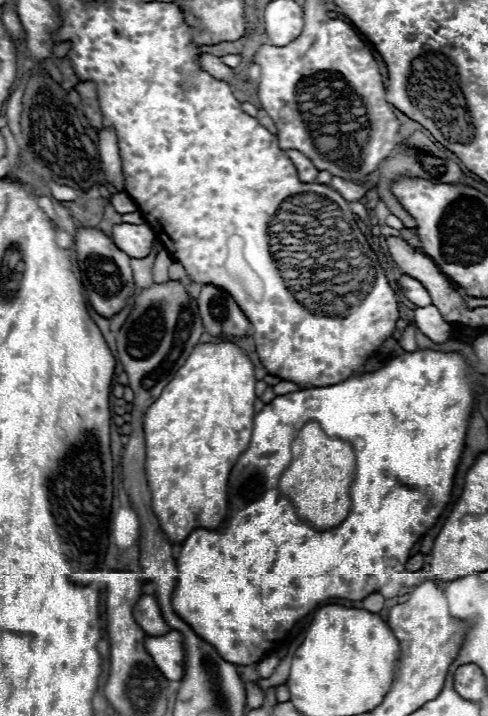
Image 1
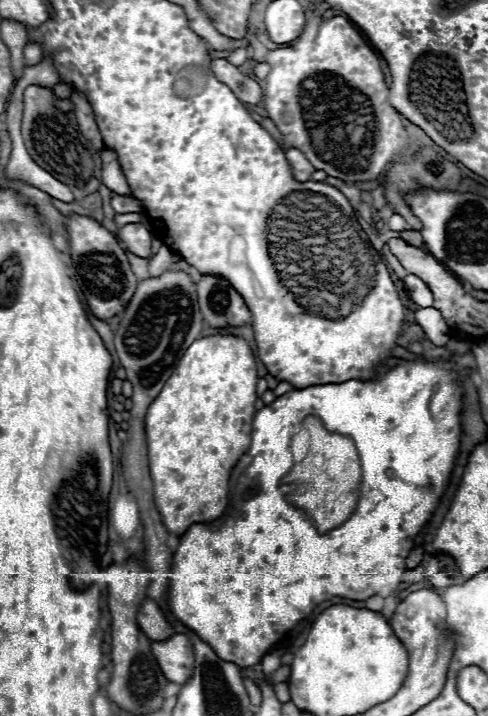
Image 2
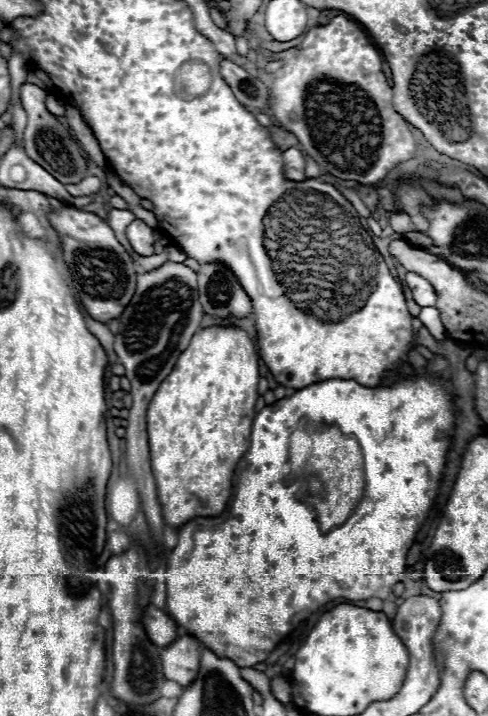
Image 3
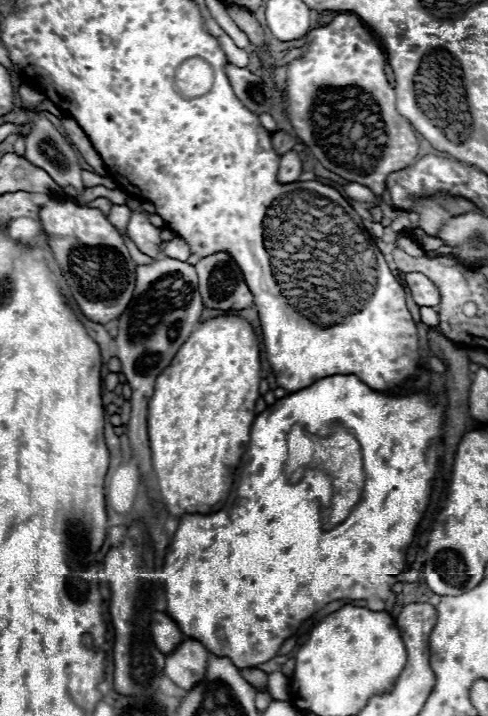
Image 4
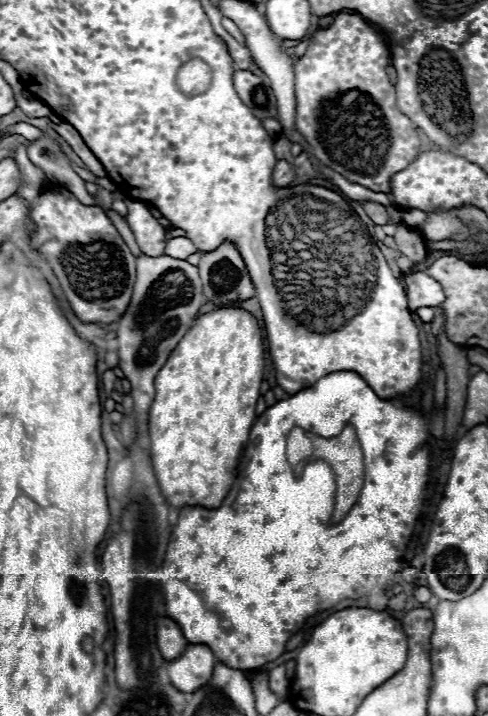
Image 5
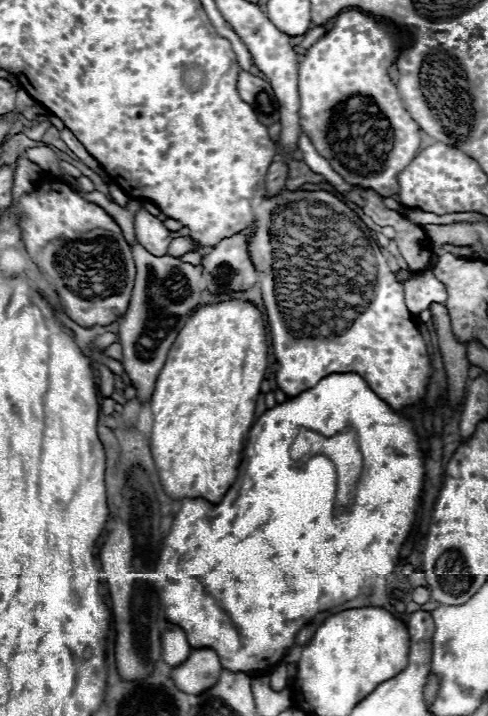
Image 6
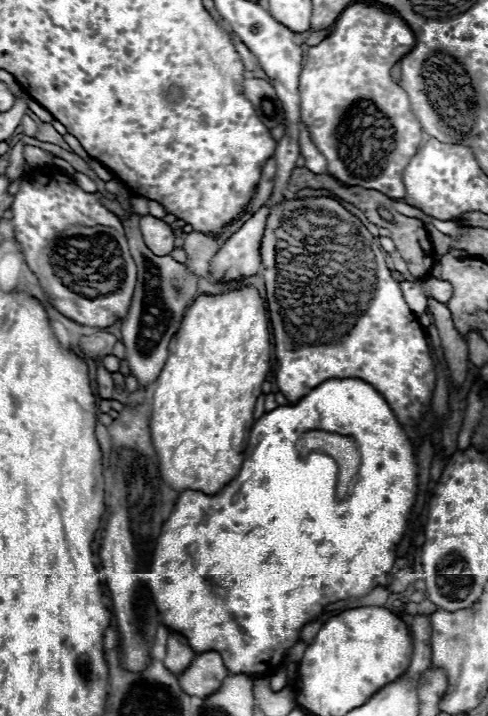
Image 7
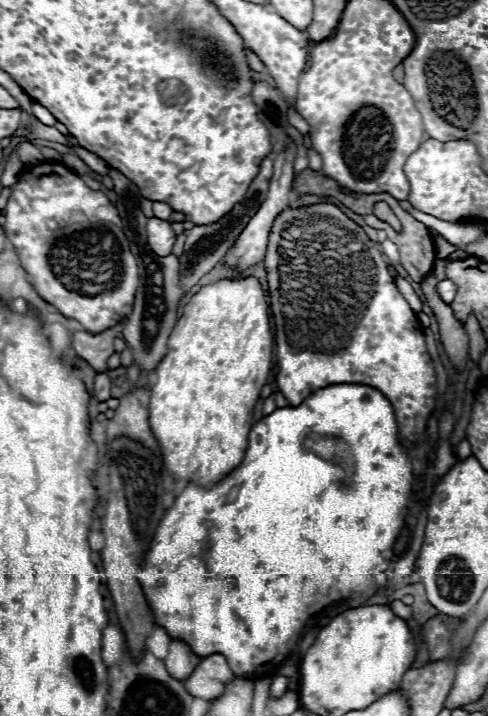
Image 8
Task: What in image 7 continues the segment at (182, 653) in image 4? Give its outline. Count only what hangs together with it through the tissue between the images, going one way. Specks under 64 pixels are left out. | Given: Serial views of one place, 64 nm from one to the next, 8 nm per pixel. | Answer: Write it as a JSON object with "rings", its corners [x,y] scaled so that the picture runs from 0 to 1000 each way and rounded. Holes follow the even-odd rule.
{"rings":[[[414,911],[402,913],[398,925],[369,939],[361,947],[373,953],[373,964],[389,972],[422,975],[426,969],[443,966],[455,950],[467,944],[467,936],[447,911]]]}

